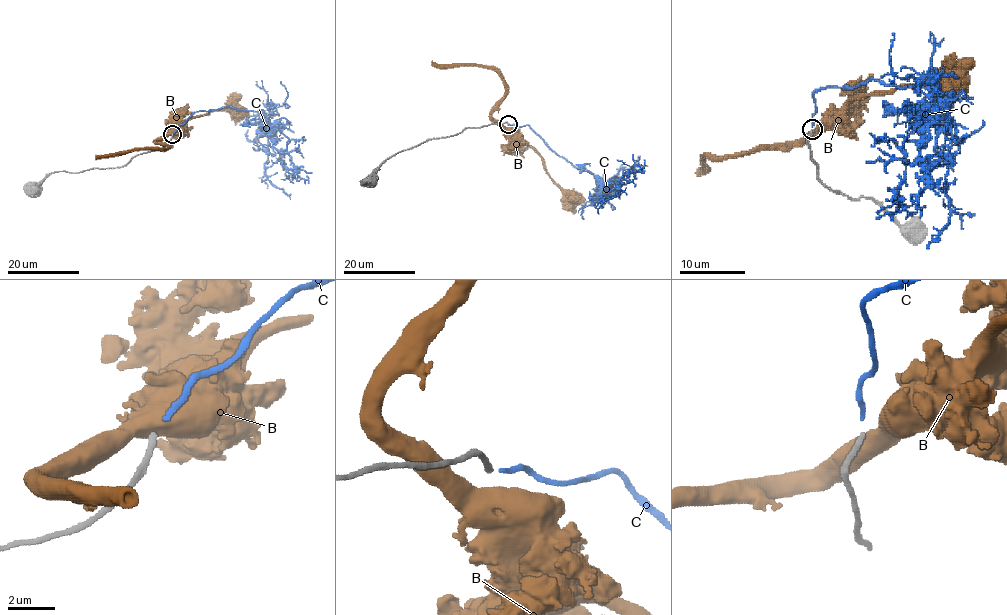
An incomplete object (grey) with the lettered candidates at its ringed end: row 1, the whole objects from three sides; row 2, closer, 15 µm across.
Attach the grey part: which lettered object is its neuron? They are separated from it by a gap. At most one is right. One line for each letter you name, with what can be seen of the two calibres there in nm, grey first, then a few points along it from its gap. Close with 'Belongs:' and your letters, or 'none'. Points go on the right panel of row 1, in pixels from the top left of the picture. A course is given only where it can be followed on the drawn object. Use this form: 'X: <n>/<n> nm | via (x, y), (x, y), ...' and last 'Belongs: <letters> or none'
C: 240/200 nm | via (812, 126), (820, 89), (869, 79), (925, 87), (935, 102), (949, 208), (926, 248)
Belongs: C

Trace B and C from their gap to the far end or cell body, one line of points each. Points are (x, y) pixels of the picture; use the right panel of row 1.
B: (817, 128), (797, 143), (764, 144), (751, 153), (705, 158), (705, 167), (697, 176)
C: (812, 126), (820, 89), (869, 79), (925, 87), (935, 102), (949, 208), (926, 248)

